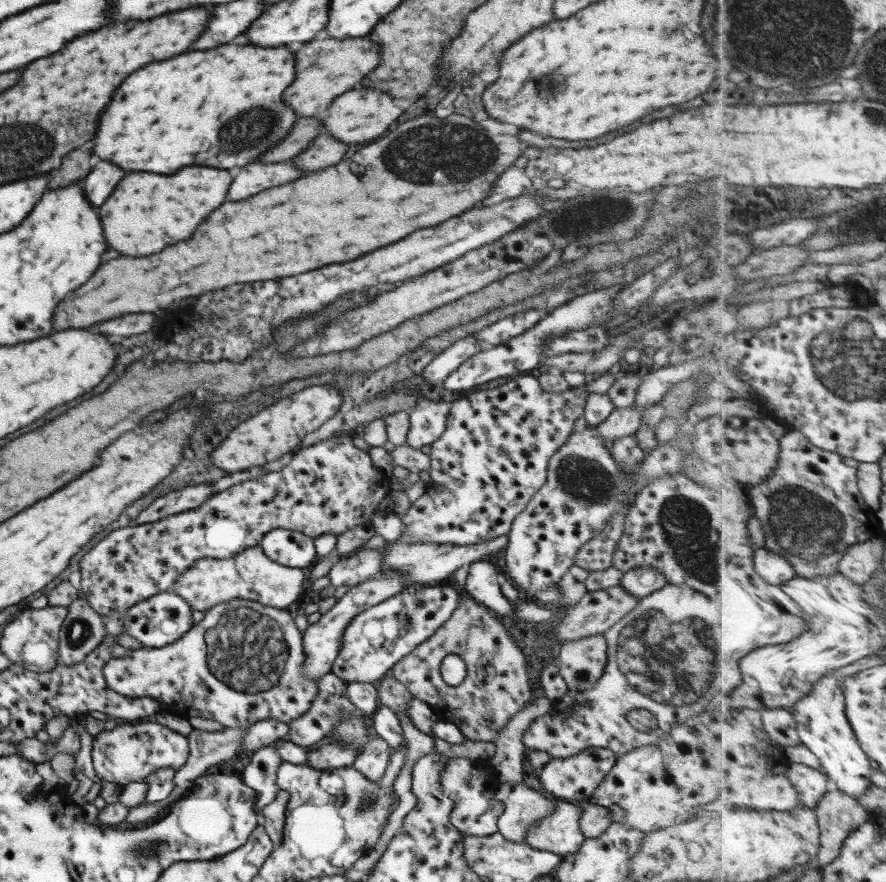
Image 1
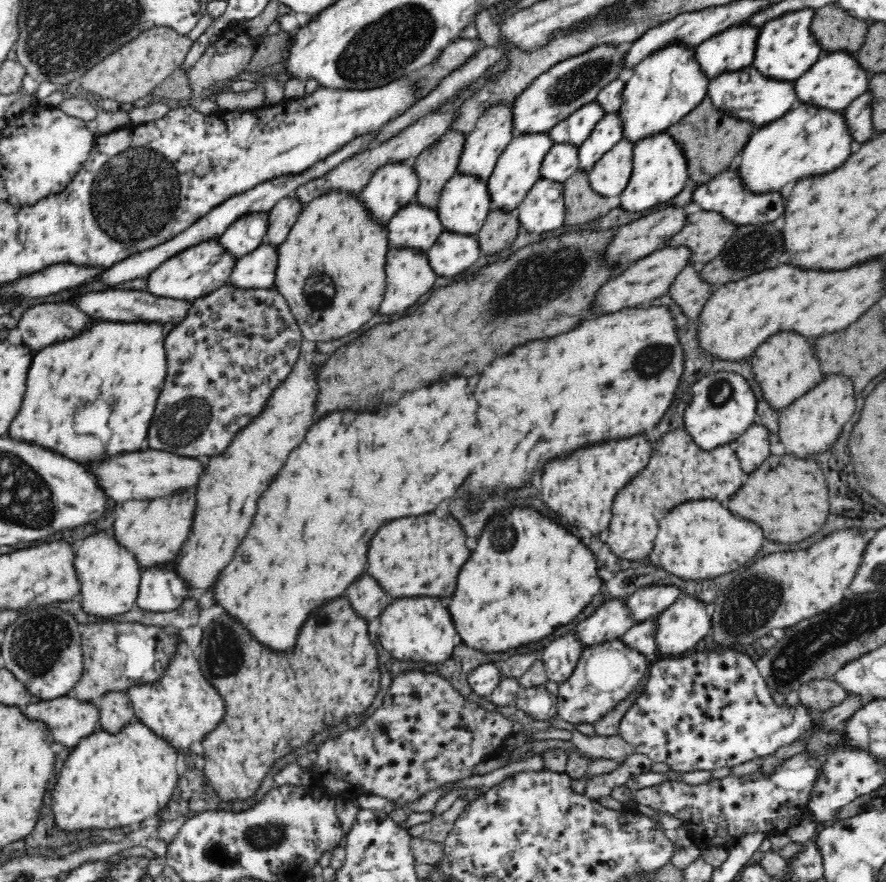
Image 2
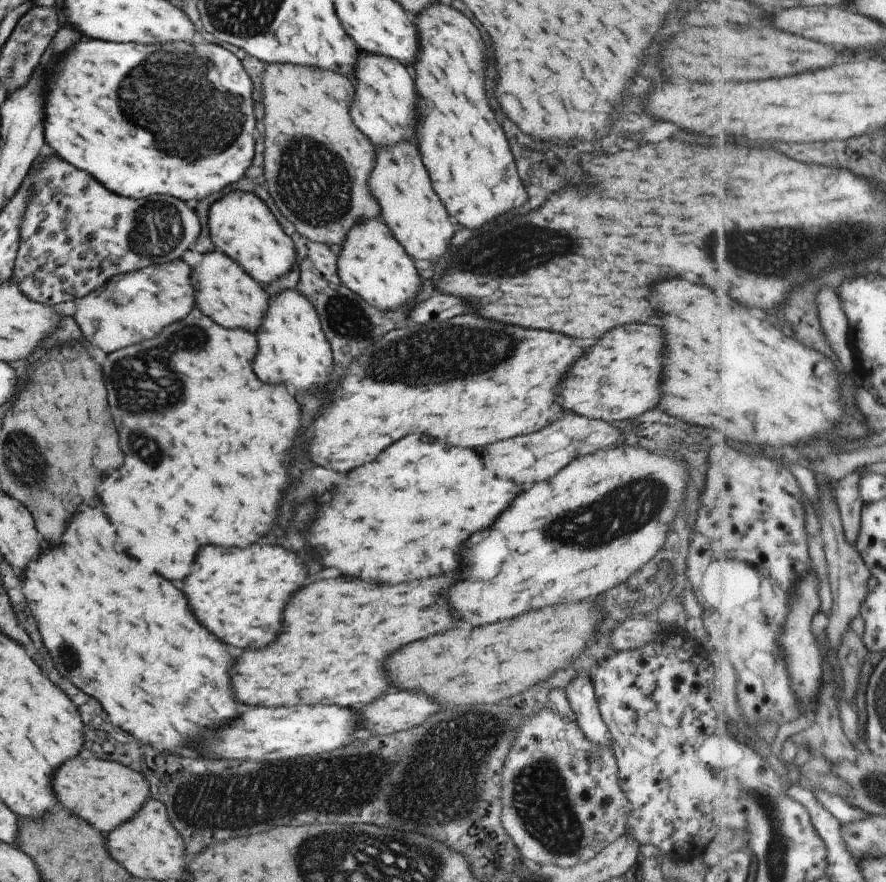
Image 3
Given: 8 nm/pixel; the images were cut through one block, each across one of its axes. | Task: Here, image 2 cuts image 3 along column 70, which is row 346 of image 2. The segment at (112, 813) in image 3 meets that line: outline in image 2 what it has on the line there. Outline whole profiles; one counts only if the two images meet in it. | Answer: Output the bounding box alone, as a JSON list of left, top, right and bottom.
[750,330,822,408]

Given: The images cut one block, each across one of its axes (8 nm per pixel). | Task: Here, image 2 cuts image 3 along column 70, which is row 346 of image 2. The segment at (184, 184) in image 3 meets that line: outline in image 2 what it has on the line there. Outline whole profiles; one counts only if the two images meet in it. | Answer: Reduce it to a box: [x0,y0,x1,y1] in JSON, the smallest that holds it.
[8,320,166,464]

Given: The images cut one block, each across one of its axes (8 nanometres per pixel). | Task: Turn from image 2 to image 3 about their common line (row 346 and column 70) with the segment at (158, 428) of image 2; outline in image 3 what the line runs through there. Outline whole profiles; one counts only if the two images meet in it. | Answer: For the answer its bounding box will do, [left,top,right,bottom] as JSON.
[12,158,201,305]

